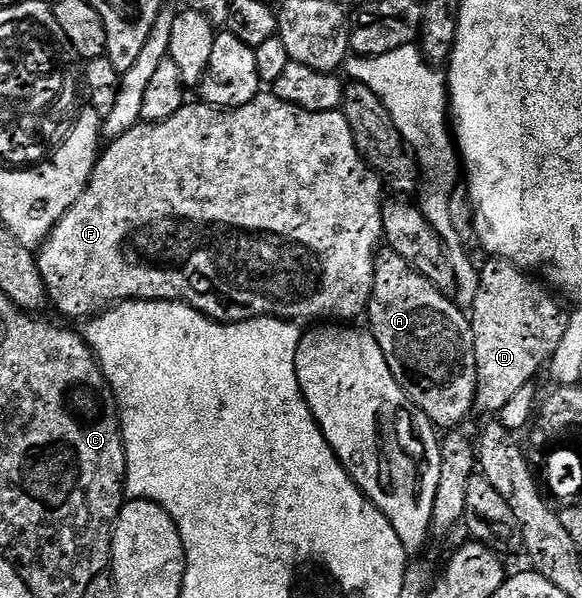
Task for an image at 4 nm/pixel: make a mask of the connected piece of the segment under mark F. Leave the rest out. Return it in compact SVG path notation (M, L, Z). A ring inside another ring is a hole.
M270 91L259 92L258 96L253 97L248 103L241 105L239 109L215 109L213 105L205 103L197 104L187 103L183 105L180 111L176 111L176 115L172 115L172 119L133 125L131 129L124 131L124 135L120 135L115 141L109 142L101 150L99 159L94 165L94 170L90 176L89 187L80 195L80 199L76 199L76 203L72 203L72 207L68 207L66 214L58 220L56 227L46 236L46 240L42 242L40 248L37 250L38 270L44 279L44 287L46 288L49 304L51 306L55 305L66 317L82 317L81 319L89 319L117 305L119 301L182 301L185 305L191 305L193 309L200 311L204 316L211 317L213 321L223 323L247 321L253 317L281 317L283 321L292 321L295 323L303 323L302 321L314 323L319 319L337 319L342 323L350 323L353 322L350 321L353 317L358 317L361 313L363 316L367 312L370 296L372 295L374 258L378 256L380 246L384 241L381 219L381 211L384 204L384 196L382 197L382 193L384 194L384 185L371 172L366 162L363 161L362 156L358 154L358 148L352 139L352 127L348 127L348 119L344 119L341 111L333 113L304 111L292 103L284 103Z

